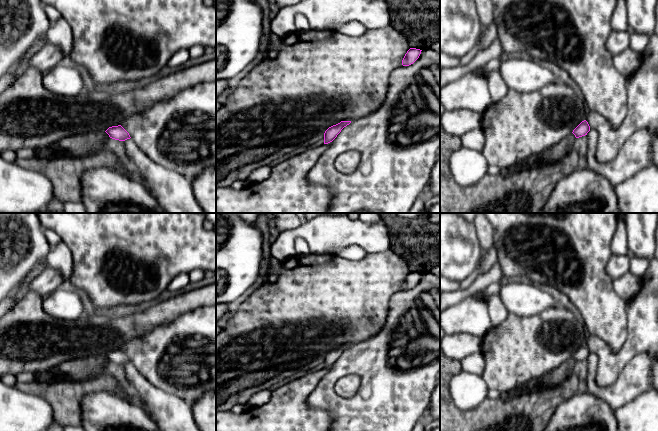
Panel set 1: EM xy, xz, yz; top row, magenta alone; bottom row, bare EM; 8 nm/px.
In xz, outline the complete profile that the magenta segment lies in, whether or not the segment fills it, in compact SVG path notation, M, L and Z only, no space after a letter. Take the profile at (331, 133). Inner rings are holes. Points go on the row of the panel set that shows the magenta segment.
M341 121L340 123L329 127L324 133L324 144L332 142L341 130L350 123L351 121Z

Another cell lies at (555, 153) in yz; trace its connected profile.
M571 133L556 145L546 149L539 156L541 164L551 164L564 158L572 149L574 149L575 140L575 135Z

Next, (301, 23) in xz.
M300 13L296 14L296 16L294 18L294 25L295 25L297 31L310 30L310 25L309 25L308 19Z

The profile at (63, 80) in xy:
M63 62L43 73L42 83L47 90L60 96L76 96L85 91L77 67L67 66Z

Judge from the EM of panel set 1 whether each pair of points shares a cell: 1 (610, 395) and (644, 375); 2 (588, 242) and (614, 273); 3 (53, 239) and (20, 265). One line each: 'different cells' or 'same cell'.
1: same cell
2: different cells
3: different cells

